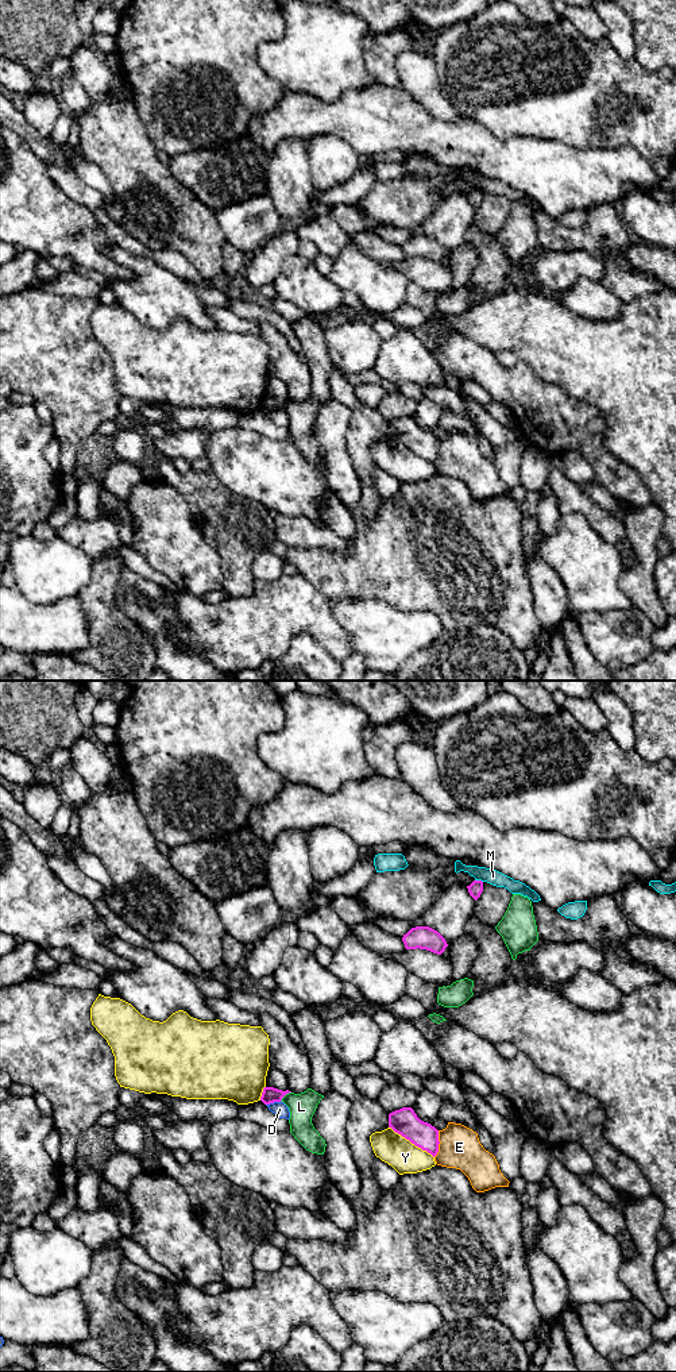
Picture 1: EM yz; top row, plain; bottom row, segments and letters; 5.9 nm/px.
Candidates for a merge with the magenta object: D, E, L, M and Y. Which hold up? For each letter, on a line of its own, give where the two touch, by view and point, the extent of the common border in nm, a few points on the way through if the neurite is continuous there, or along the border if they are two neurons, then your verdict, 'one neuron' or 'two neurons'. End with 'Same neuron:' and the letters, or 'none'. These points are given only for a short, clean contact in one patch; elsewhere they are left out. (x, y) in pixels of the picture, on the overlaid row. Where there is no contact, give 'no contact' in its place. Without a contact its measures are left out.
D: meets magenta in yz at (273, 1102); contact 90 nm long; border along yz (279, 1101), (266, 1105); two neurons
E: meets magenta in yz at (439, 1143); contact 160 nm long; two neurons
L: meets magenta in yz at (285, 1094); contact 90 nm long; two neurons
M: meets magenta in yz at (479, 881); contact 50 nm long; border along yz (475, 879), (482, 882); two neurons
Y: meets magenta in yz at (412, 1143); contact 320 nm long; two neurons
Same neuron: none

